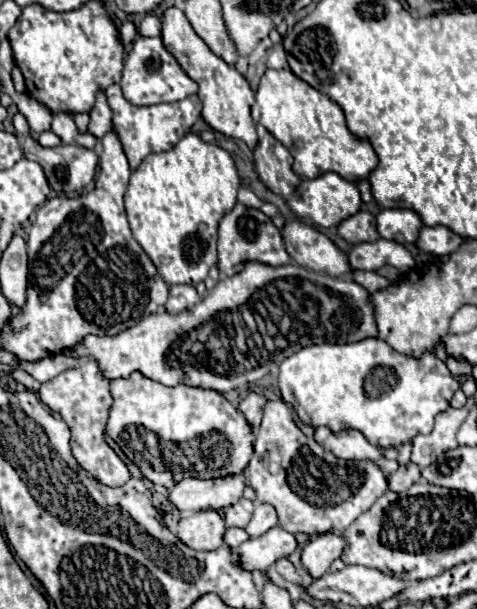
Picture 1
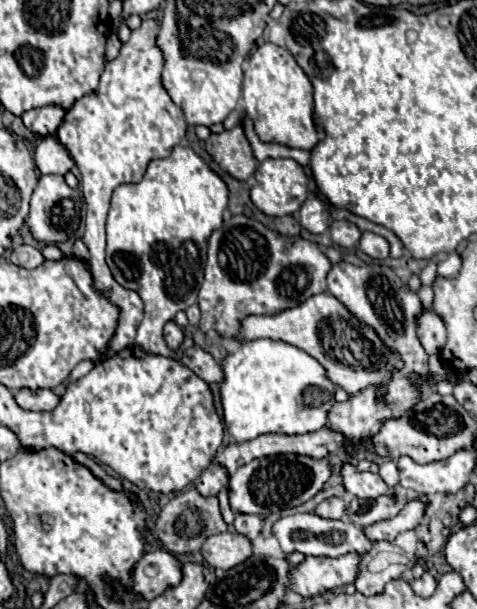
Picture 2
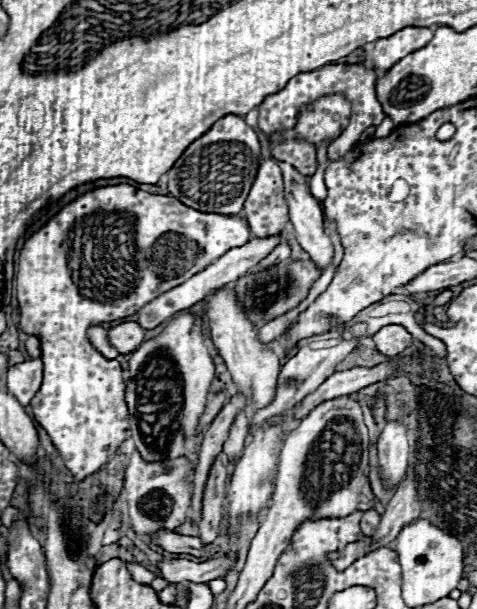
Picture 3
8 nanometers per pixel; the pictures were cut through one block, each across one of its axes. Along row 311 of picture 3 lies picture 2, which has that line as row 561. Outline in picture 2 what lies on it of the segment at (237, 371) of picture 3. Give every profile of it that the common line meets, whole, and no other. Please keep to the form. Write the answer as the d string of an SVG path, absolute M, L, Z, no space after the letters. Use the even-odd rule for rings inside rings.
M222 532L208 536L202 546L202 556L212 568L234 568L252 554L250 540L238 532Z

